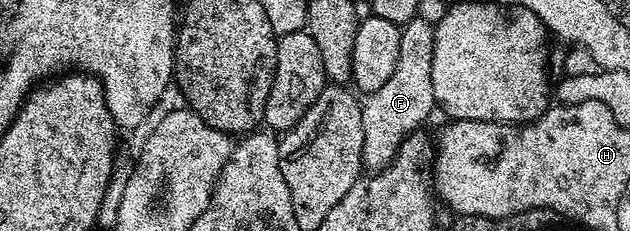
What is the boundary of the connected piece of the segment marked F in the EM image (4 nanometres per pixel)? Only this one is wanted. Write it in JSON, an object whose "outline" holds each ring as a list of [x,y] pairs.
{"outline":[[[419,16],[401,26],[399,39],[399,63],[391,71],[391,79],[379,87],[379,91],[368,94],[361,105],[363,115],[362,166],[366,170],[385,169],[397,158],[397,149],[405,138],[418,132],[421,125],[432,115],[437,100],[431,87],[431,59],[435,55],[435,25]]]}

